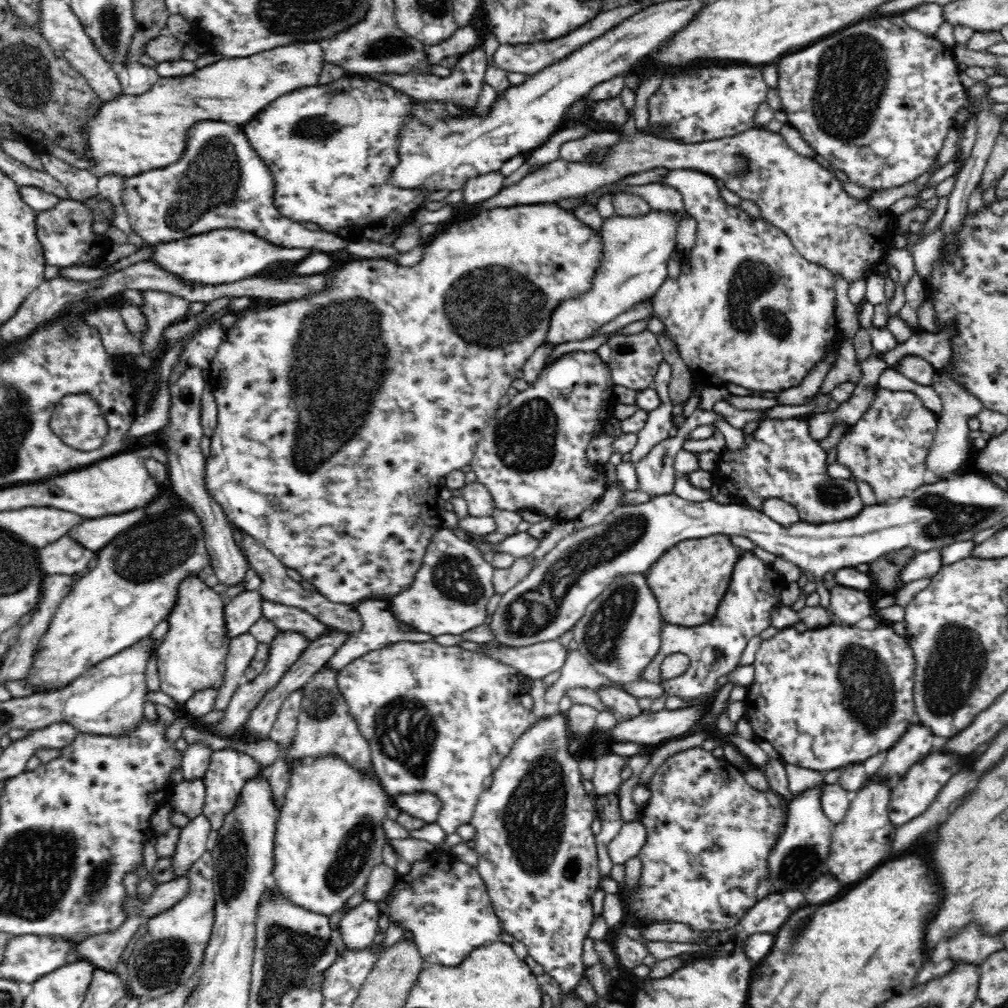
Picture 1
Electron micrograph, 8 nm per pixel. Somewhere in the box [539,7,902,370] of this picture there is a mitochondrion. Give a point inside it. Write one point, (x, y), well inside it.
(848, 96)

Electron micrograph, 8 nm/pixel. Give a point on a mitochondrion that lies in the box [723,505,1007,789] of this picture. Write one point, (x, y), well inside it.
(957, 660)

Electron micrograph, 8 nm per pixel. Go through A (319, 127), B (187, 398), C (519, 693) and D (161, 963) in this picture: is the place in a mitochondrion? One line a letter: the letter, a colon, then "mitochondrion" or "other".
A: mitochondrion
B: other
C: other
D: mitochondrion

